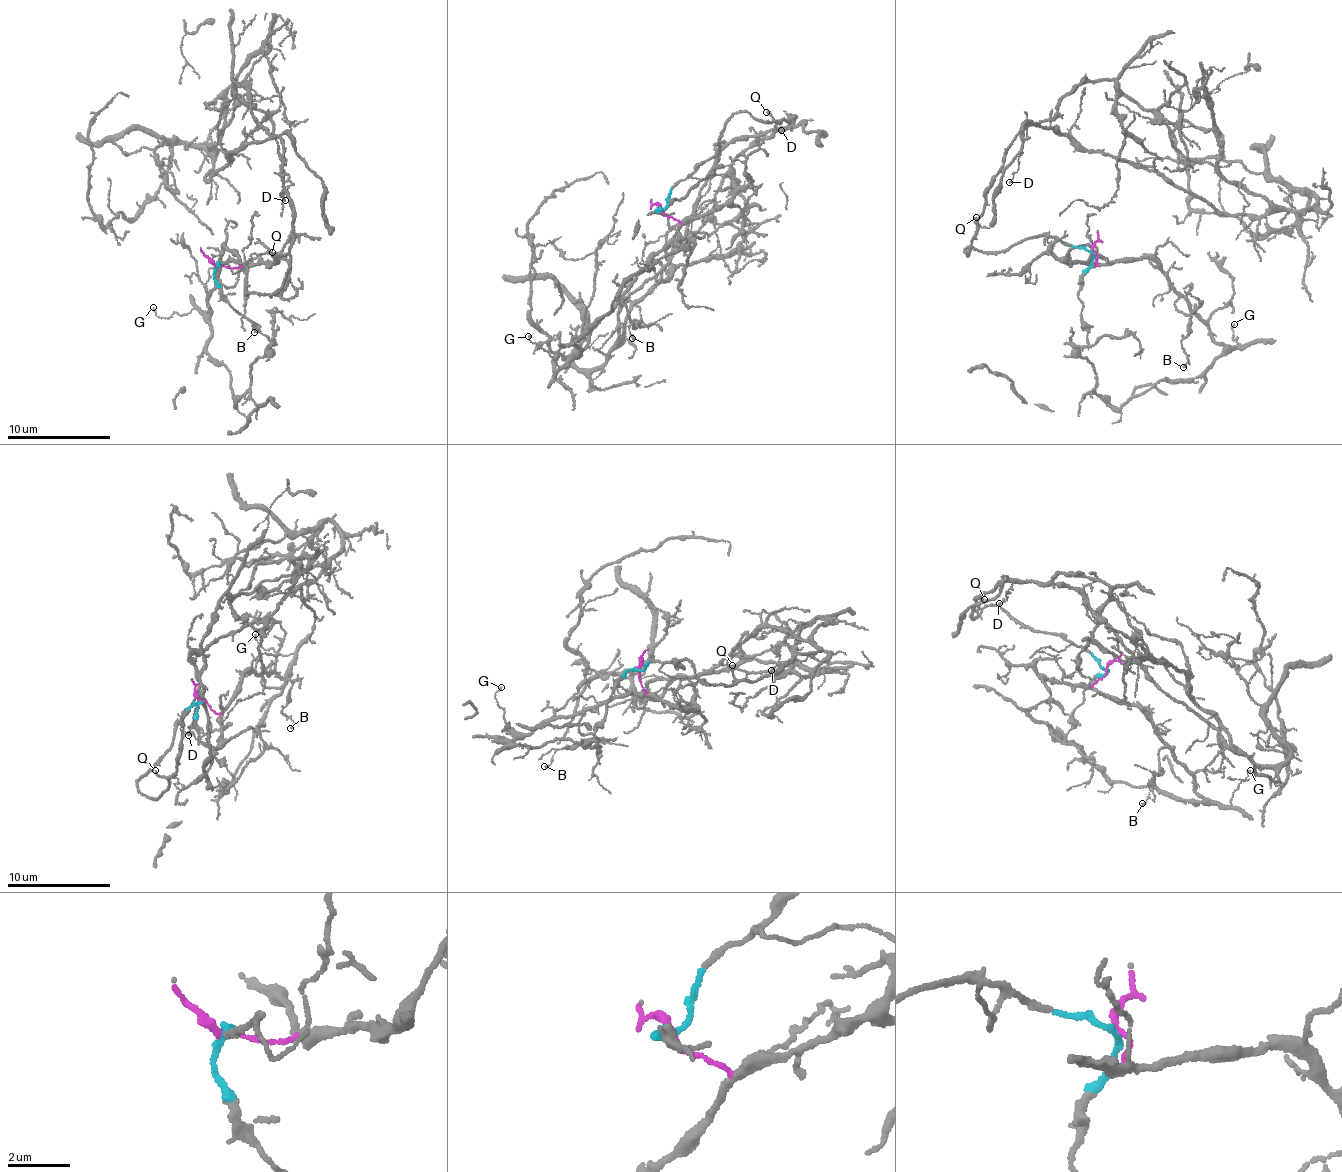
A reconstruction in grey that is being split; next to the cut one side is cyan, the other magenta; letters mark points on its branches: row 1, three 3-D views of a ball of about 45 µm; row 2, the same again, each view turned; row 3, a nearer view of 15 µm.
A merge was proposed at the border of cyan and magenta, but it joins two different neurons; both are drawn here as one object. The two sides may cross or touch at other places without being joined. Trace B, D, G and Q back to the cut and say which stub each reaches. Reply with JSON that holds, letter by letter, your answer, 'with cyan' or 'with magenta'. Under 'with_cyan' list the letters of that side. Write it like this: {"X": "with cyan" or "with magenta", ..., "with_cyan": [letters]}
{"B": "with magenta", "D": "with cyan", "G": "with magenta", "Q": "with cyan", "with_cyan": ["D", "Q"]}

